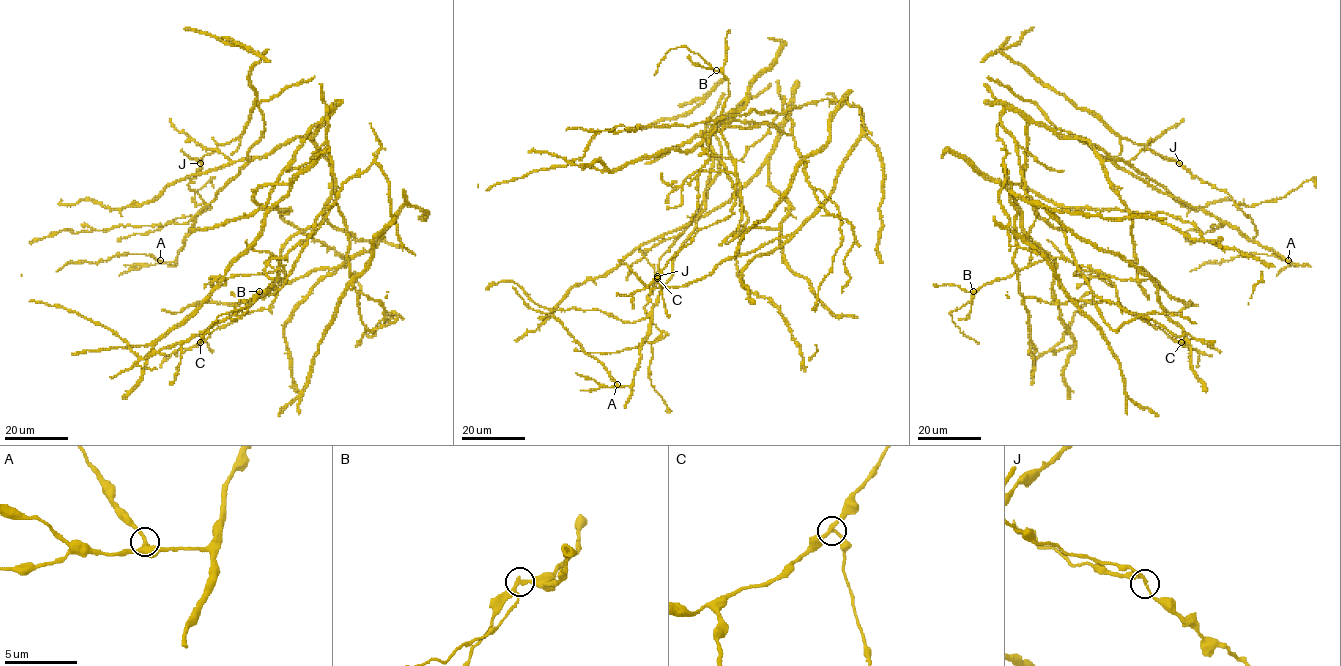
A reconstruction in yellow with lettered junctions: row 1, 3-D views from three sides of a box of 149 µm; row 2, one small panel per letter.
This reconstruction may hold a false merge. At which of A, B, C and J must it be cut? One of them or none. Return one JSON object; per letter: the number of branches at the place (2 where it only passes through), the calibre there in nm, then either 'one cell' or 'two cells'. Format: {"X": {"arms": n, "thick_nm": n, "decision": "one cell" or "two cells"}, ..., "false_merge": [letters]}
{"A": {"arms": 3, "thick_nm": 280, "decision": "one cell"}, "B": {"arms": 3, "thick_nm": 190, "decision": "two cells"}, "C": {"arms": 3, "thick_nm": 240, "decision": "one cell"}, "J": {"arms": 3, "thick_nm": 160, "decision": "one cell"}, "false_merge": ["B"]}

